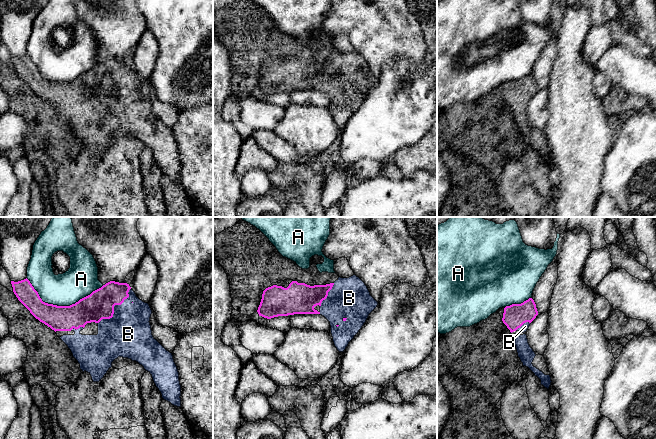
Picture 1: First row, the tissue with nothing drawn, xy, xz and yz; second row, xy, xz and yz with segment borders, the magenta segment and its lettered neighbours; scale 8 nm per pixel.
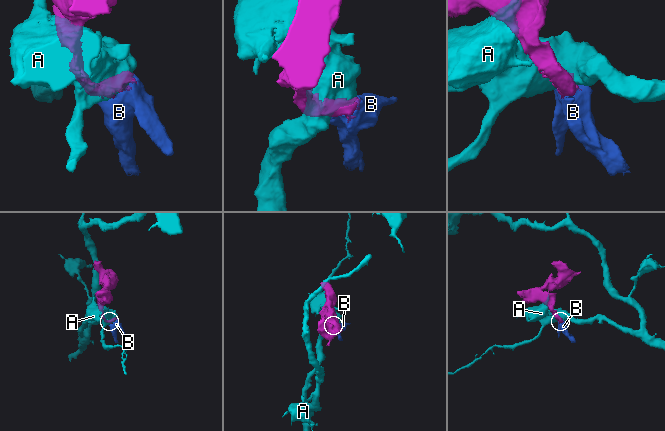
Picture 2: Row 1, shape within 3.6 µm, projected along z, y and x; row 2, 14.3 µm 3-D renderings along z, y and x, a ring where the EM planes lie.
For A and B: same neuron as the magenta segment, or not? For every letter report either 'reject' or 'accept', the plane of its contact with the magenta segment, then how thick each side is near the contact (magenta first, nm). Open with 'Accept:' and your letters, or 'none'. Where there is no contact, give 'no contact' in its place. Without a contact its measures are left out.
Accept: B
A: reject; contact in xy; calibres 220 and 260 nm
B: accept; contact in xy; calibres 220 and 380 nm

